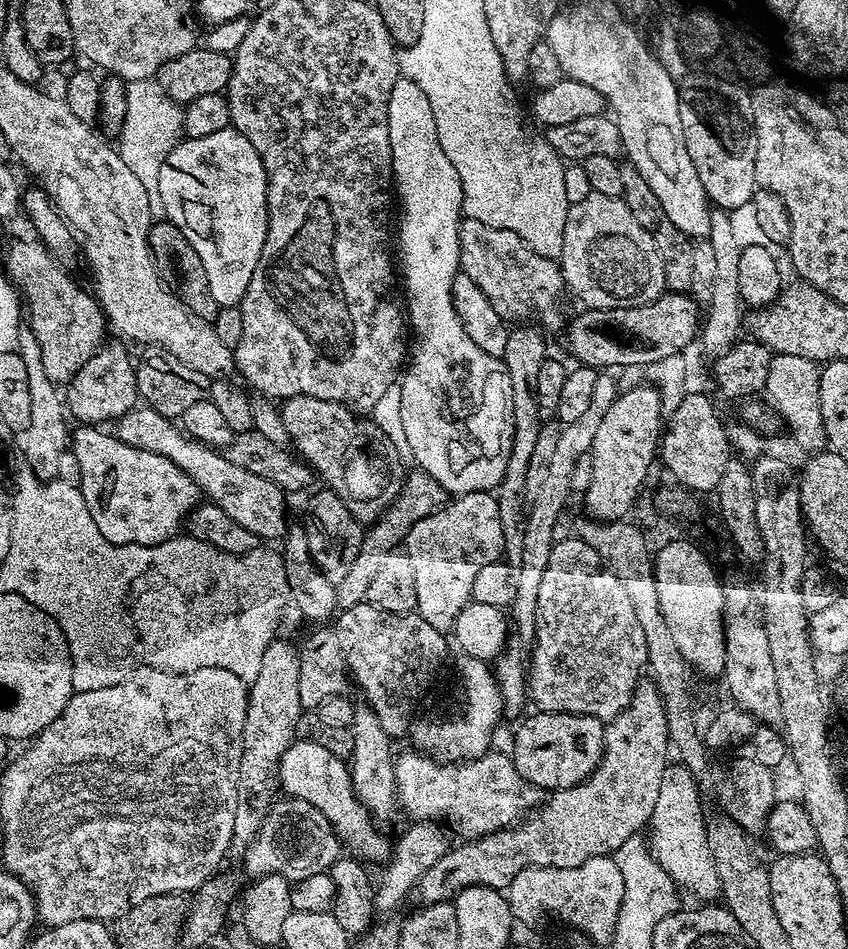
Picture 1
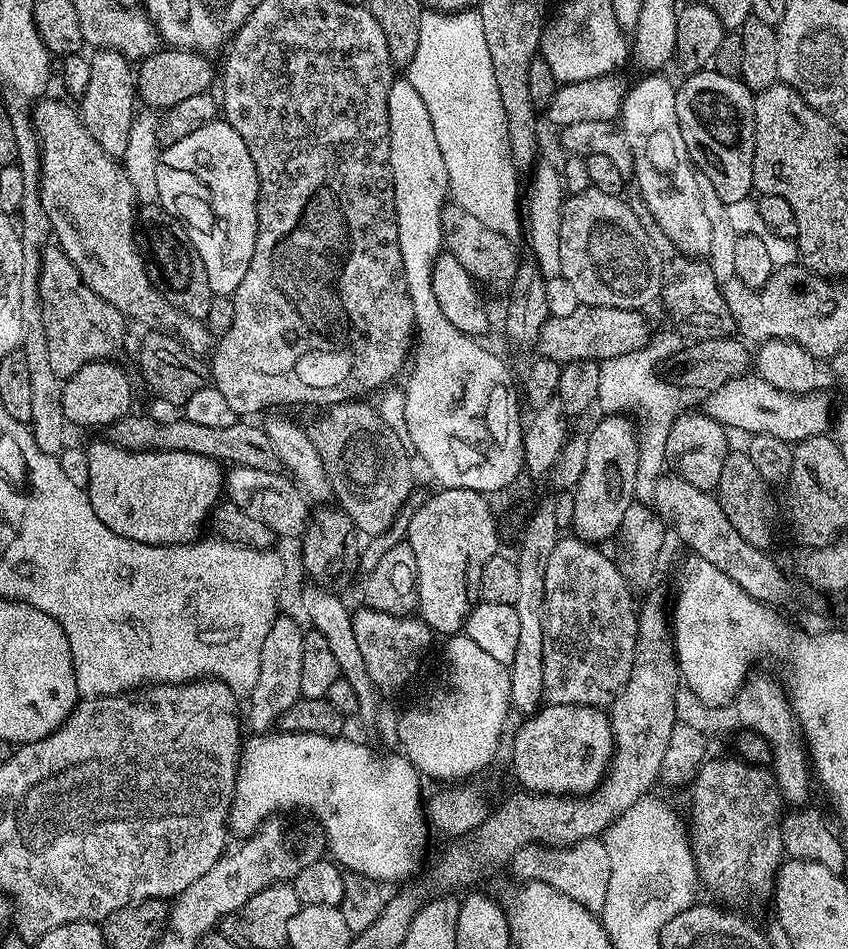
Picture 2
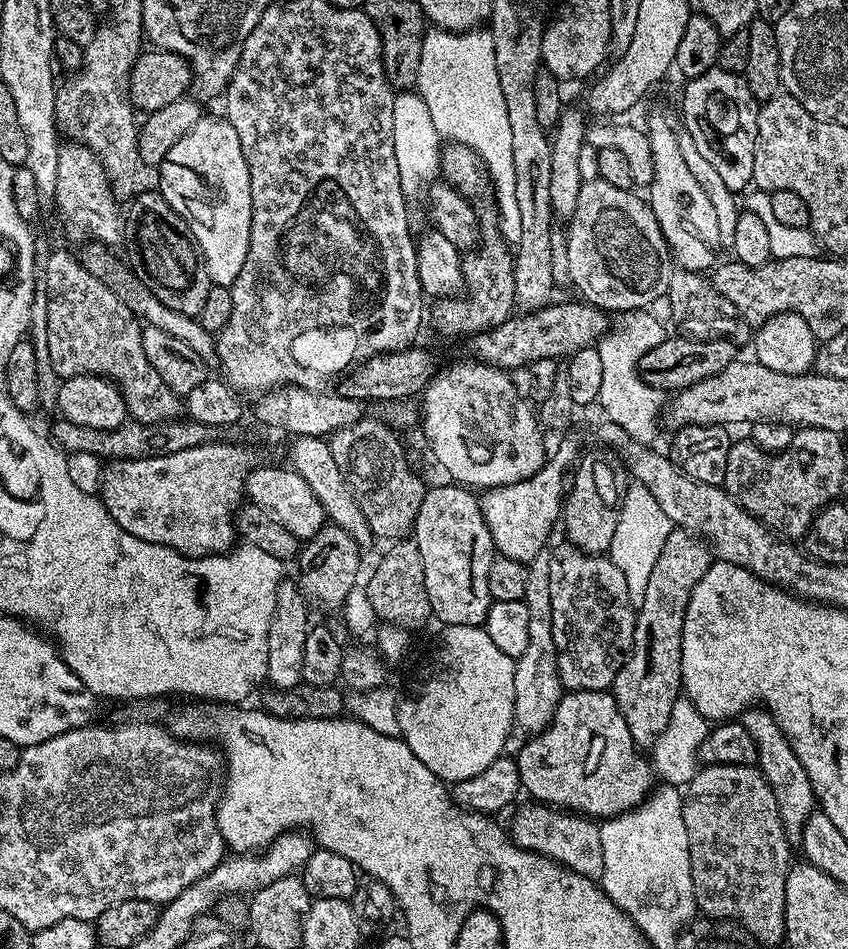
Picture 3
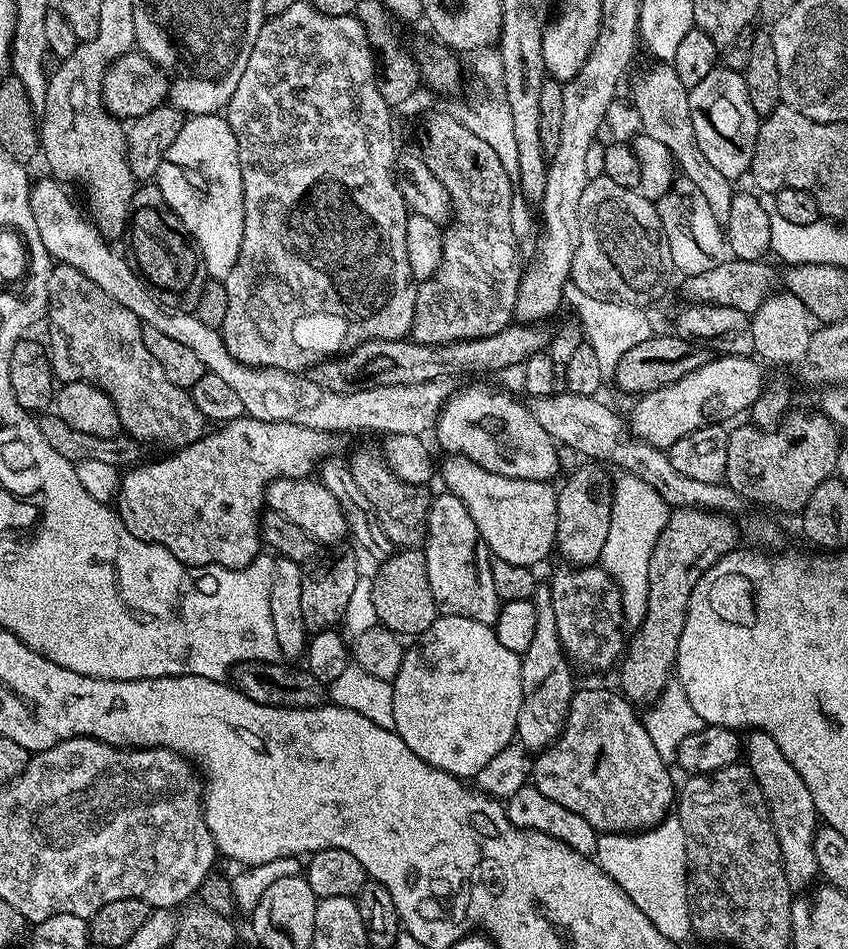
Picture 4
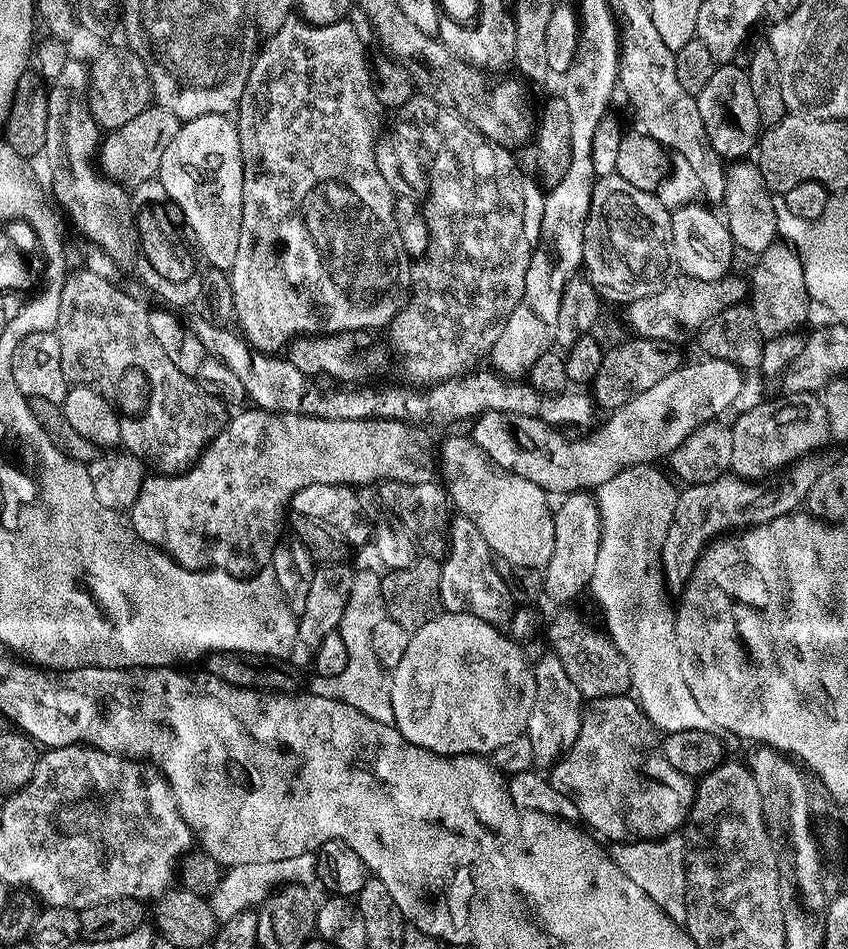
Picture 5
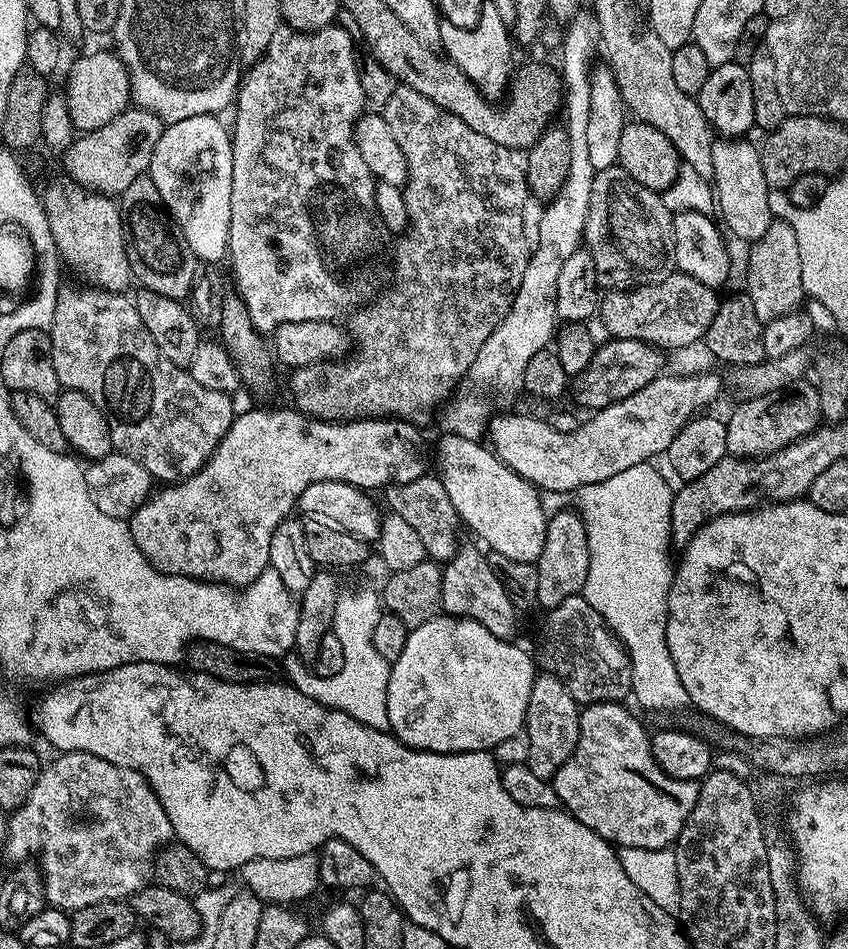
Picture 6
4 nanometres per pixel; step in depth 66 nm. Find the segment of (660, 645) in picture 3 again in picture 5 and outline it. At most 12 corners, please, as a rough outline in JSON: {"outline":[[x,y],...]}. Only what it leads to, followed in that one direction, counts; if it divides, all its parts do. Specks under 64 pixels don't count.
{"outline":[[736,474],[681,487],[660,551],[669,589],[740,516],[766,513]]}

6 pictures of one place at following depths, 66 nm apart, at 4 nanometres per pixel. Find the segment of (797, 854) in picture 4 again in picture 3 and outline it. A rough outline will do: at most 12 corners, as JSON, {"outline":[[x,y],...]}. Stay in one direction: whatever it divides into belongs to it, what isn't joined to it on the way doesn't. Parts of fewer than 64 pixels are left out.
{"outline":[[760,706],[742,712],[784,833],[799,843],[816,803],[784,731]]}

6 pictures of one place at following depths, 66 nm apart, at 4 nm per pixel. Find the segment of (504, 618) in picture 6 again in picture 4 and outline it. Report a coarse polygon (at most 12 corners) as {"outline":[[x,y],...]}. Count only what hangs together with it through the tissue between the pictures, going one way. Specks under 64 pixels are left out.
{"outline":[[452,492],[422,545],[437,609],[495,625],[493,557]]}

